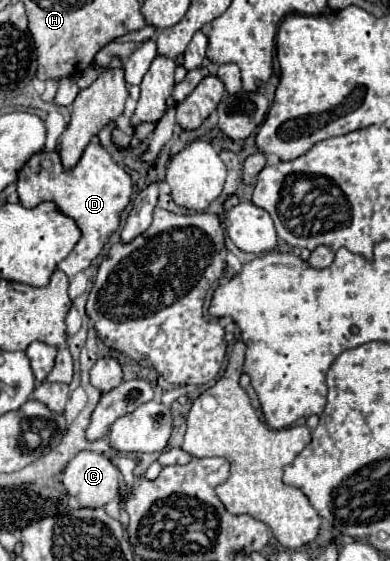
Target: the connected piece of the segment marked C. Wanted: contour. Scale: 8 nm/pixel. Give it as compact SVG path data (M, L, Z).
M79 452L61 474L61 482L83 508L103 508L119 496L117 466L95 452Z

